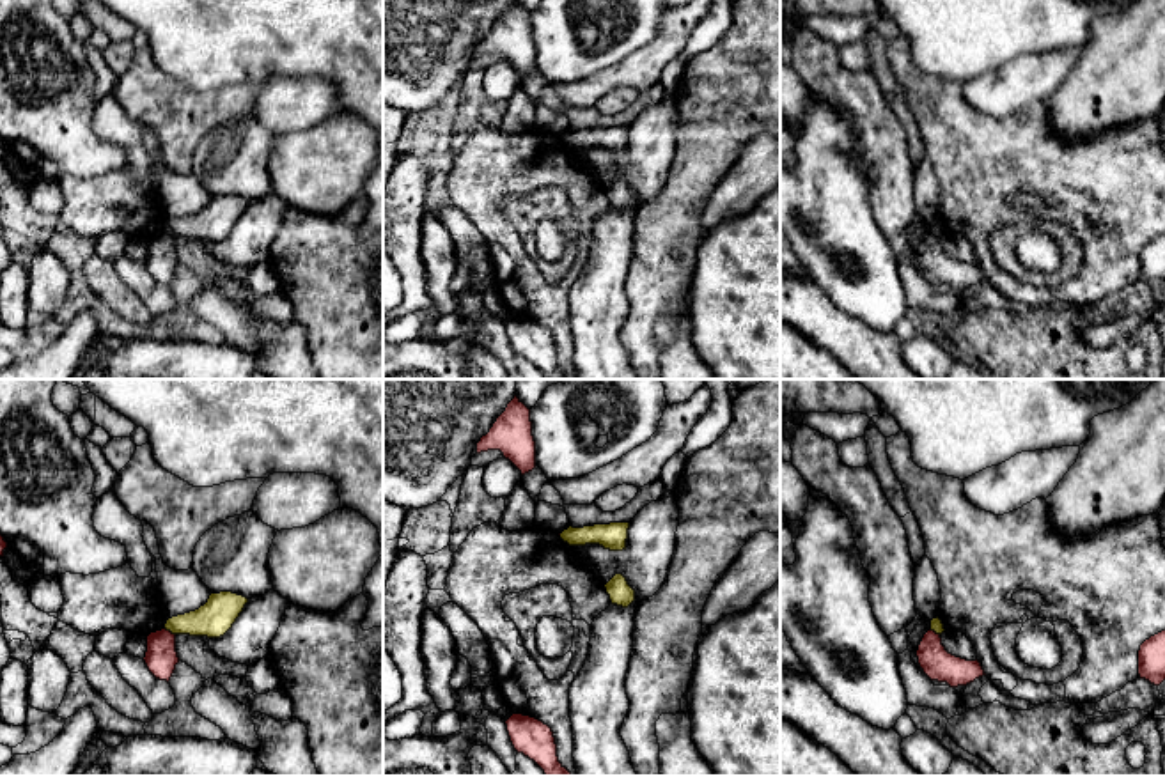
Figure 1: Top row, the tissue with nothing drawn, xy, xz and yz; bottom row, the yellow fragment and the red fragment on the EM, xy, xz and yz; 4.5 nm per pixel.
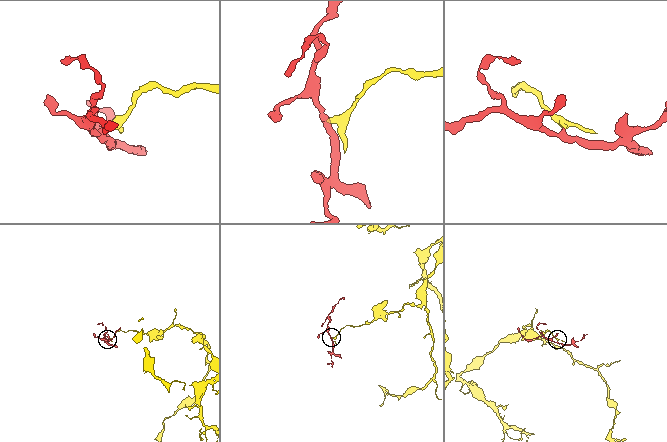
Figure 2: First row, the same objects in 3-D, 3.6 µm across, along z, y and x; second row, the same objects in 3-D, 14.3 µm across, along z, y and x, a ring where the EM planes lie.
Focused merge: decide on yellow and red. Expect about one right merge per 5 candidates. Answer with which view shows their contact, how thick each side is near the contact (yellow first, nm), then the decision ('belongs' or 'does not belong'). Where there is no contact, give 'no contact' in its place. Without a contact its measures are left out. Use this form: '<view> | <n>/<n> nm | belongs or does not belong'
xy | 160/140 nm | does not belong

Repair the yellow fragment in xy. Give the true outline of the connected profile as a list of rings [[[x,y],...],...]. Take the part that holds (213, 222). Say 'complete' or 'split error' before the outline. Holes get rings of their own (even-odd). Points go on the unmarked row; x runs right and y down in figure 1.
complete; [[[232,195],[211,197],[199,213],[168,221],[165,232],[172,237],[220,241],[232,230],[246,206],[246,200]]]

